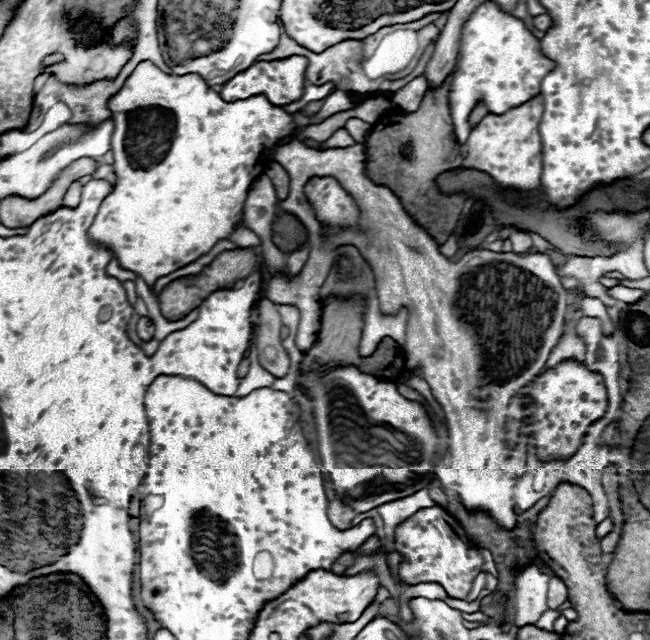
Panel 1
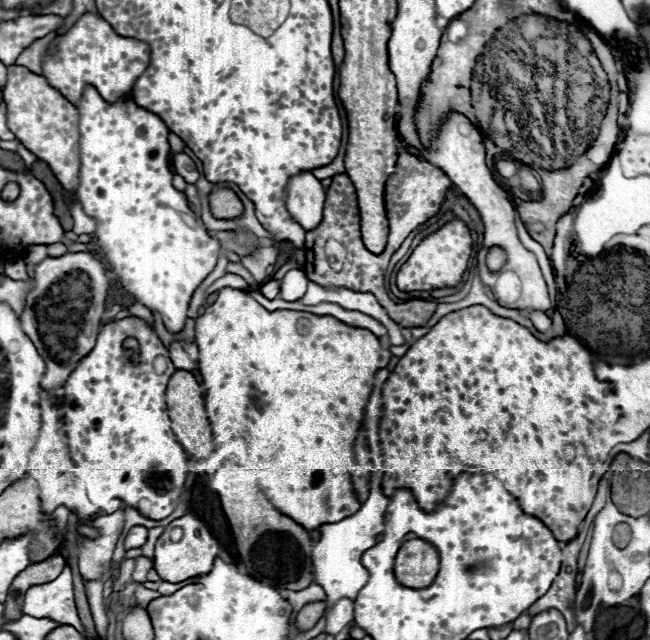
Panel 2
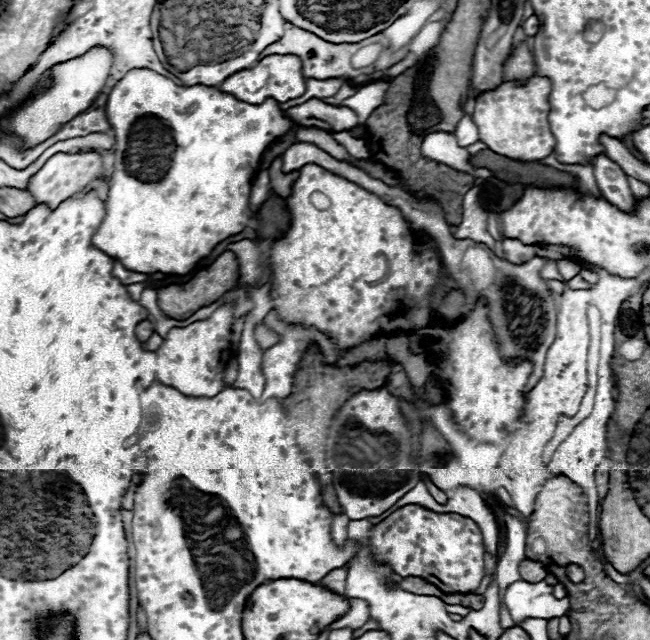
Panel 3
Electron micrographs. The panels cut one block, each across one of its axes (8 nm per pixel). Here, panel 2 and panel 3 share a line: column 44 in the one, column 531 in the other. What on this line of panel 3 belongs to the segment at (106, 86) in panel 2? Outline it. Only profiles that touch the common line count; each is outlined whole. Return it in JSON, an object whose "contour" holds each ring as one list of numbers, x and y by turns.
{"contour":[[526,42,518,44,502,64,502,82,528,82,534,76,534,58]]}

